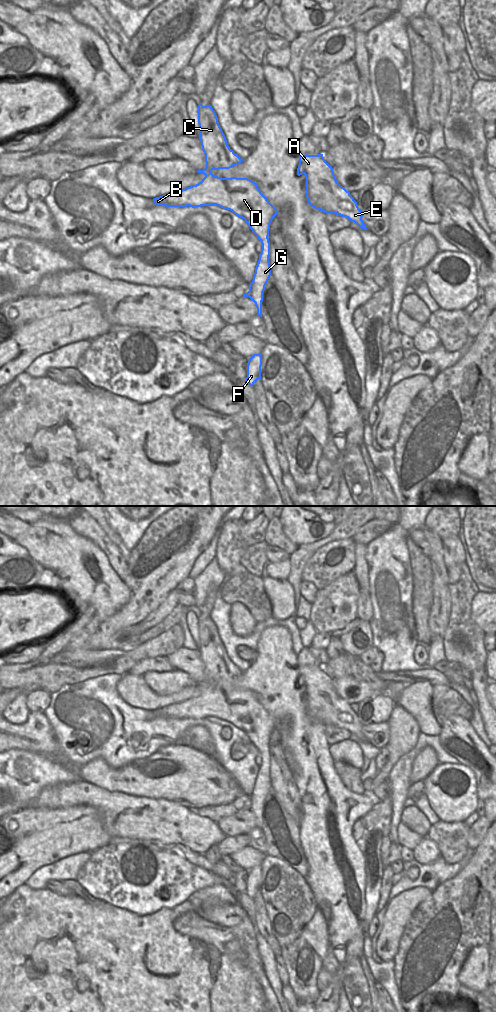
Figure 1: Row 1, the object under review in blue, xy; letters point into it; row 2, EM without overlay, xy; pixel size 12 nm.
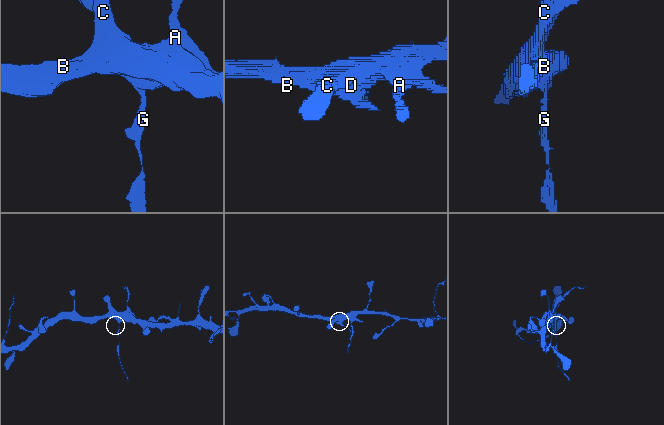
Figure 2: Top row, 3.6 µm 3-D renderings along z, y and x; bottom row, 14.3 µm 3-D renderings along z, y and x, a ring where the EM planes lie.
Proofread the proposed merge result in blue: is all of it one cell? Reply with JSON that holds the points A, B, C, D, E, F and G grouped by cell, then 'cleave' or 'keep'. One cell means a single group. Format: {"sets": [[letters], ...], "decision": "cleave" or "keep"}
{"sets": [["A", "B", "C", "D", "E"], ["F", "G"]], "decision": "cleave"}

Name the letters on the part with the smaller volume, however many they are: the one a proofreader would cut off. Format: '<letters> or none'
F, G

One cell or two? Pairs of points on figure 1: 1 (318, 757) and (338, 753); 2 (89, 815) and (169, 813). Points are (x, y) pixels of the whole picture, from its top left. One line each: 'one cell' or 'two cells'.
1: two cells
2: two cells

